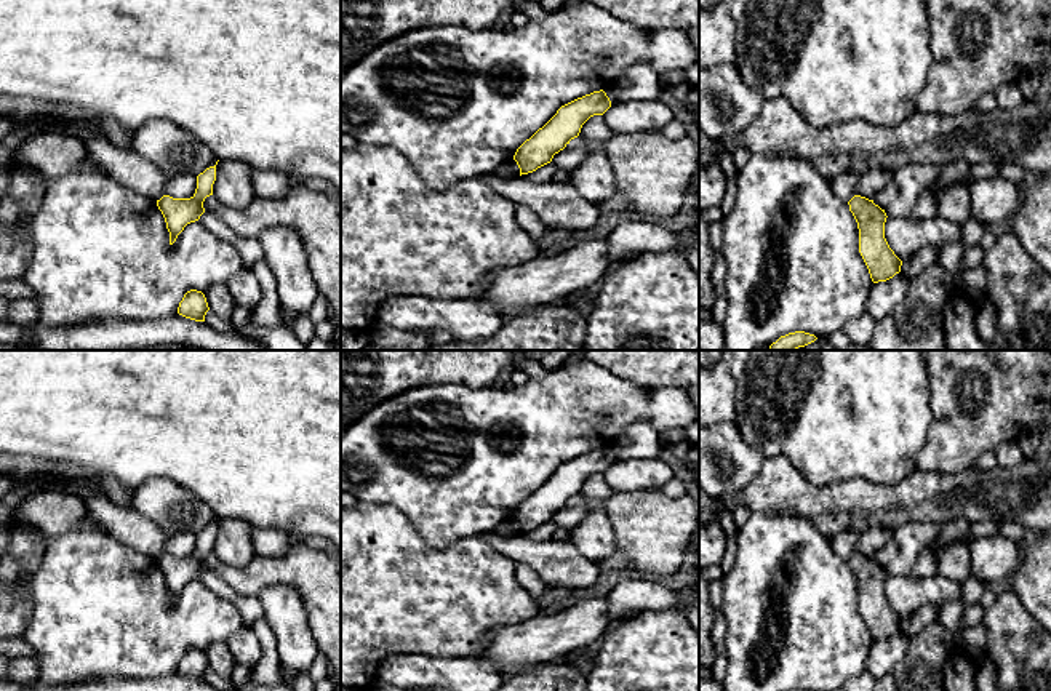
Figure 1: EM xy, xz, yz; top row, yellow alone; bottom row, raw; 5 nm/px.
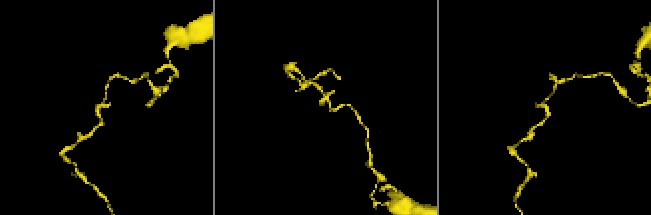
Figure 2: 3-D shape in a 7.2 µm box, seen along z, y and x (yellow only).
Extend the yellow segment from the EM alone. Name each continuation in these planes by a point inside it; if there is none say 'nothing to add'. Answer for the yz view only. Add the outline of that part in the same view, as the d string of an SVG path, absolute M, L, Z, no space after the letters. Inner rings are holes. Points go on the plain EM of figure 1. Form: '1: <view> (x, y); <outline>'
nothing to add

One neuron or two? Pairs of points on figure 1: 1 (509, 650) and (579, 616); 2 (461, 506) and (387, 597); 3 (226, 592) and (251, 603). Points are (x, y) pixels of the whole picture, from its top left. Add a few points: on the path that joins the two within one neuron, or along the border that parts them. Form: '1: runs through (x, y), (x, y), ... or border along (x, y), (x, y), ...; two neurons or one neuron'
1: runs through (527, 645), (562, 632); one neuron
2: border along (405, 517), (432, 546), (448, 546), (467, 538); two neurons
3: runs through (232, 597), (245, 603); one neuron

